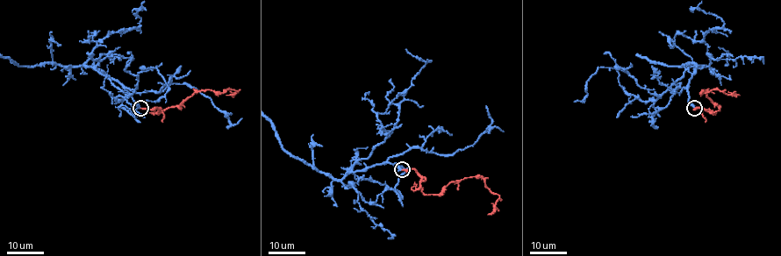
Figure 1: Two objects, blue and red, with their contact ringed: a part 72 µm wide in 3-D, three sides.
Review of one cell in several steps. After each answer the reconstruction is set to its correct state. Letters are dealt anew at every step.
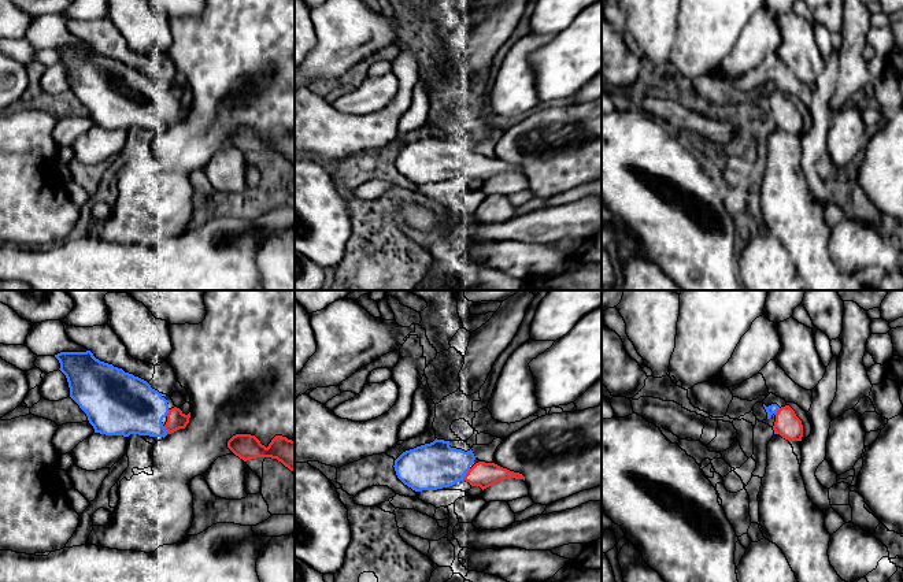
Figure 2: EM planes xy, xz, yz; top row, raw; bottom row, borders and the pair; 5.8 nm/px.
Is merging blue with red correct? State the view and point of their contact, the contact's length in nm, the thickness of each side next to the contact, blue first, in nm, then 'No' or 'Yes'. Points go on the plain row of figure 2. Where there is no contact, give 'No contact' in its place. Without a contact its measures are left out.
Touches blue at xz (466, 166). Shared border 90 nm. Thickness 280 nm (blue) against 150 nm. Yes

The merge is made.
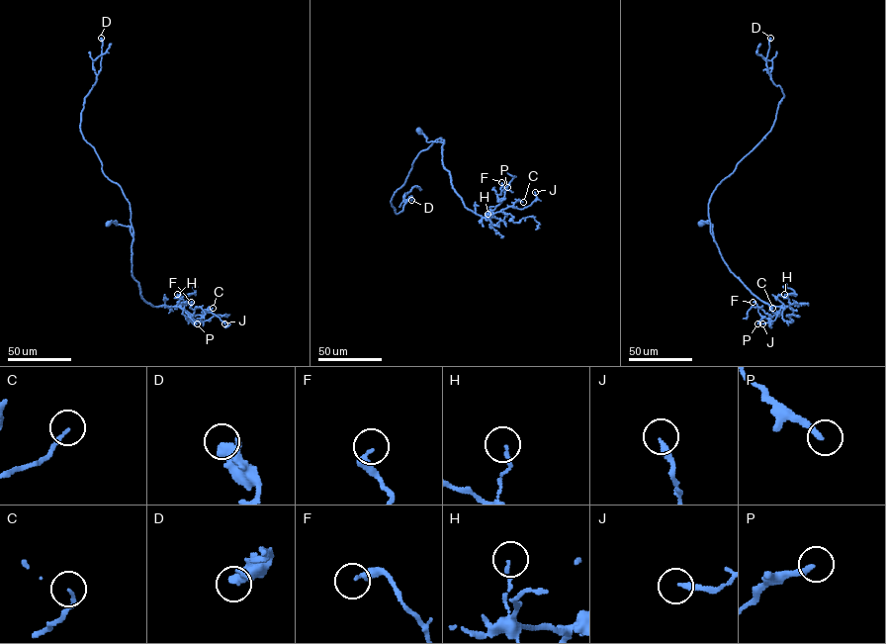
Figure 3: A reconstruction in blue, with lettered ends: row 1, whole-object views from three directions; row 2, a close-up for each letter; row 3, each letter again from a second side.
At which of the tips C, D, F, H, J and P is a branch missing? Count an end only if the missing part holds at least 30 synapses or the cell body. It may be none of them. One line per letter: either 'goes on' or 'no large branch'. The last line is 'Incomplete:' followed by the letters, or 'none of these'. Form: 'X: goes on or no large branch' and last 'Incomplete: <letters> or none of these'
C: no large branch
D: no large branch
F: no large branch
H: no large branch
J: no large branch
P: no large branch
Incomplete: none of these

